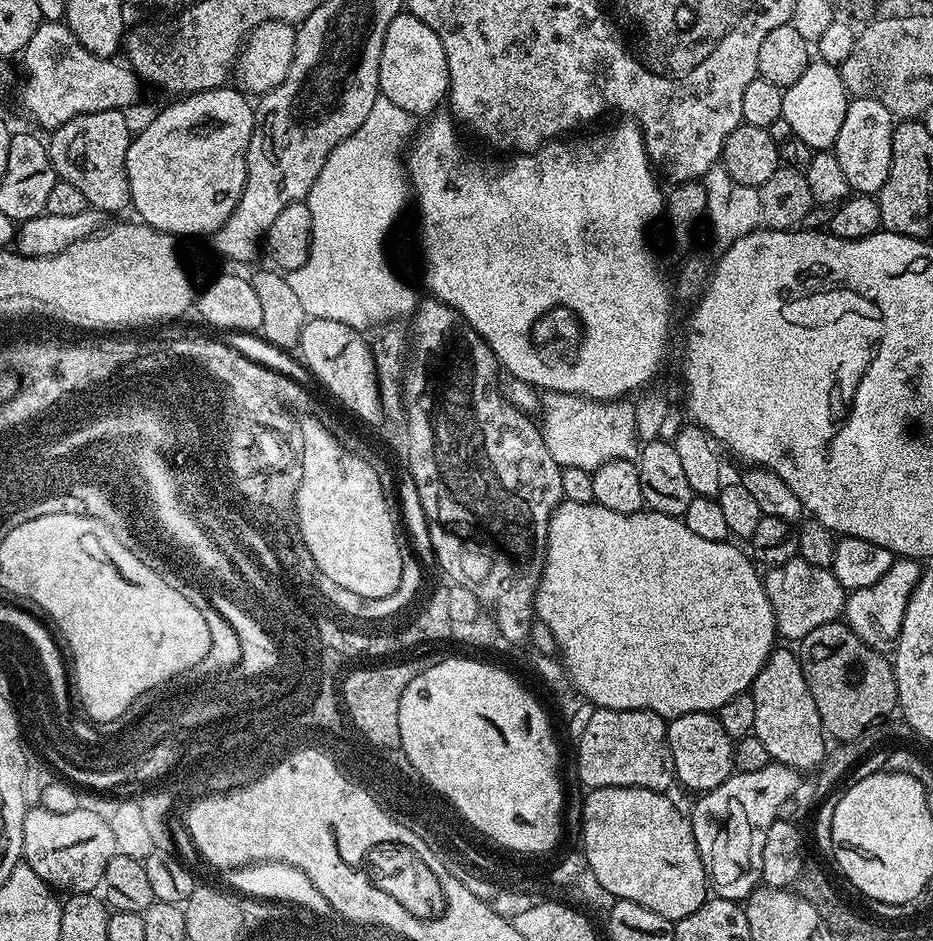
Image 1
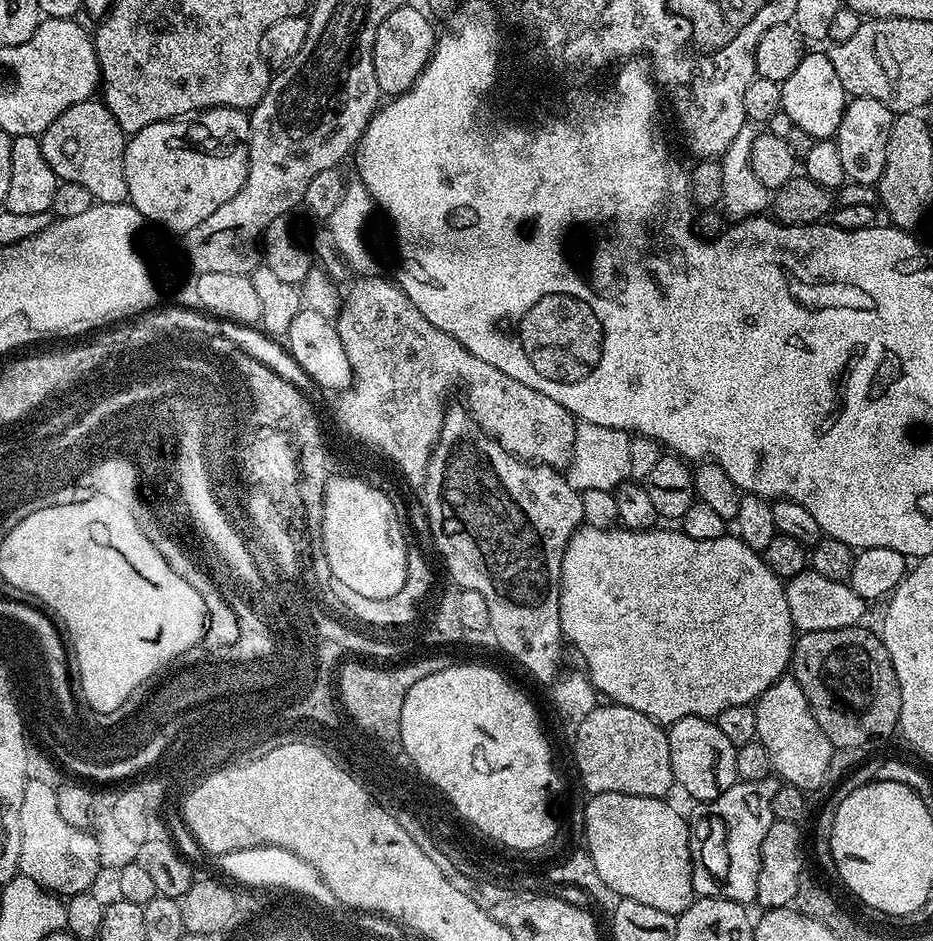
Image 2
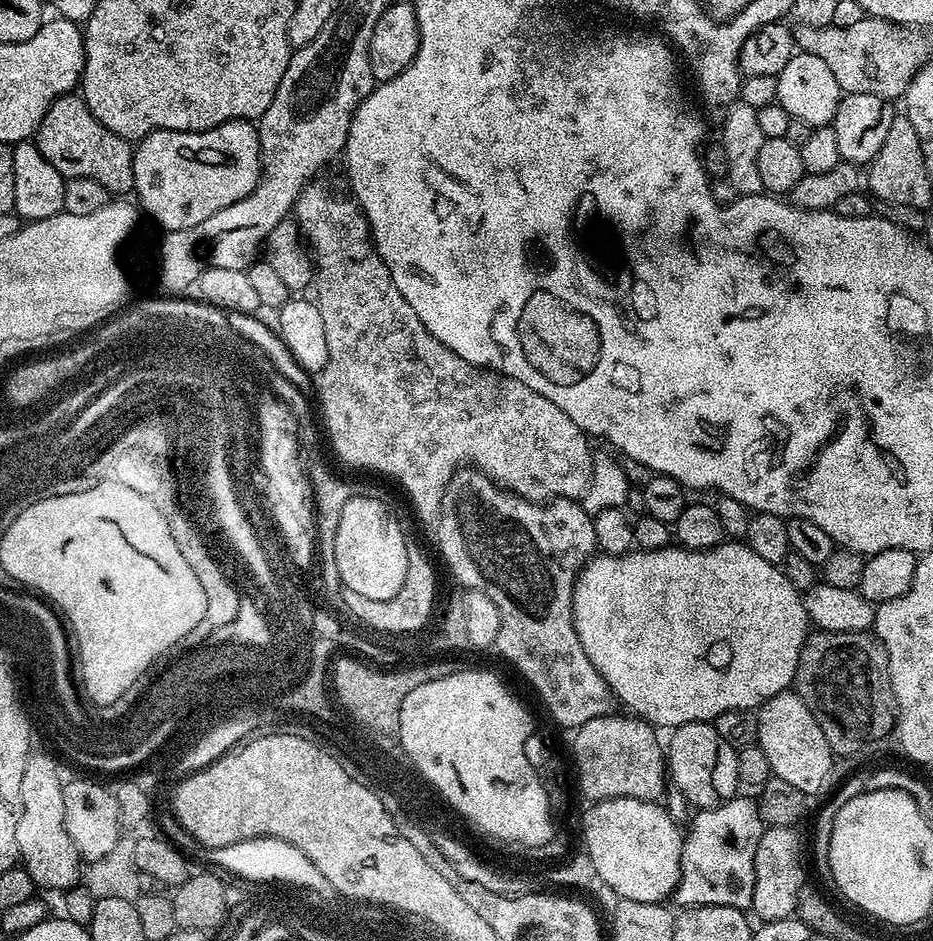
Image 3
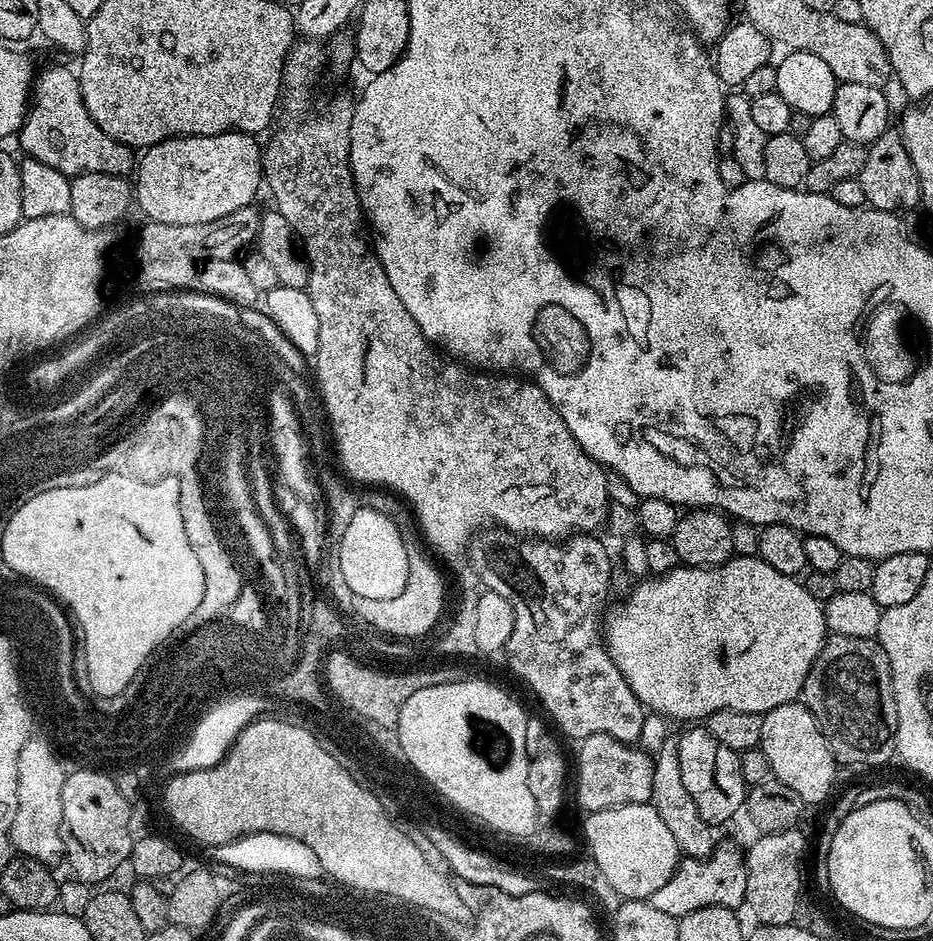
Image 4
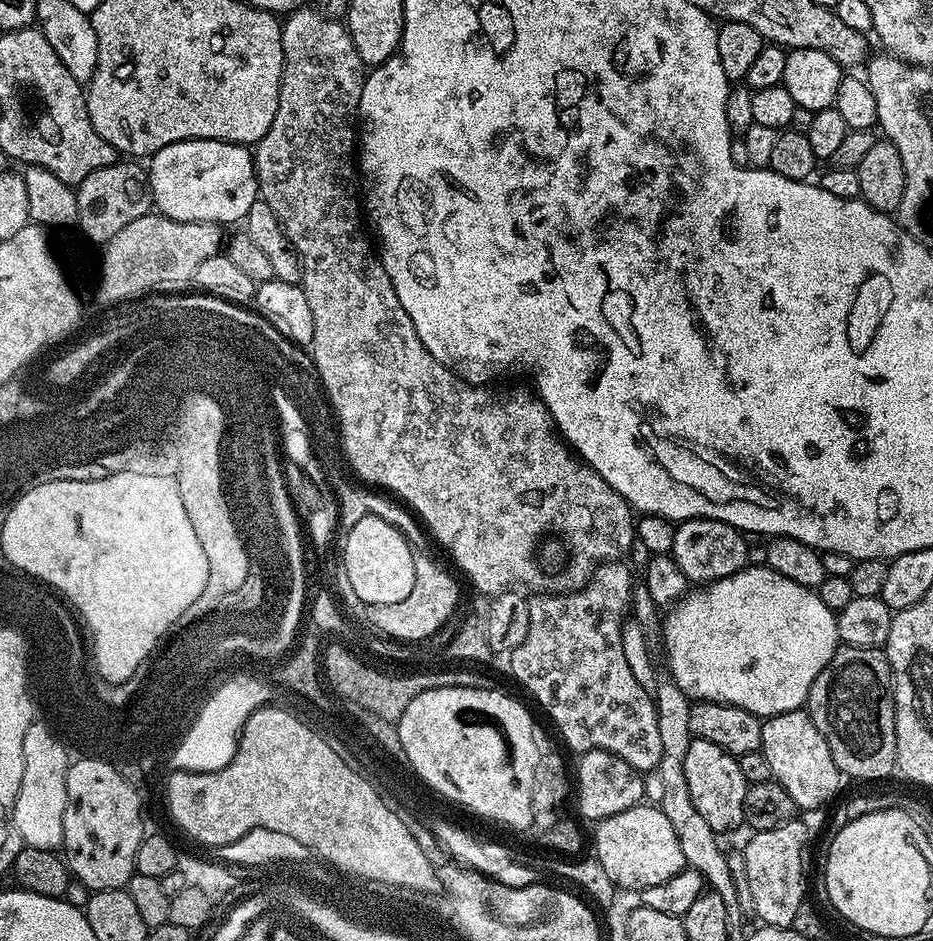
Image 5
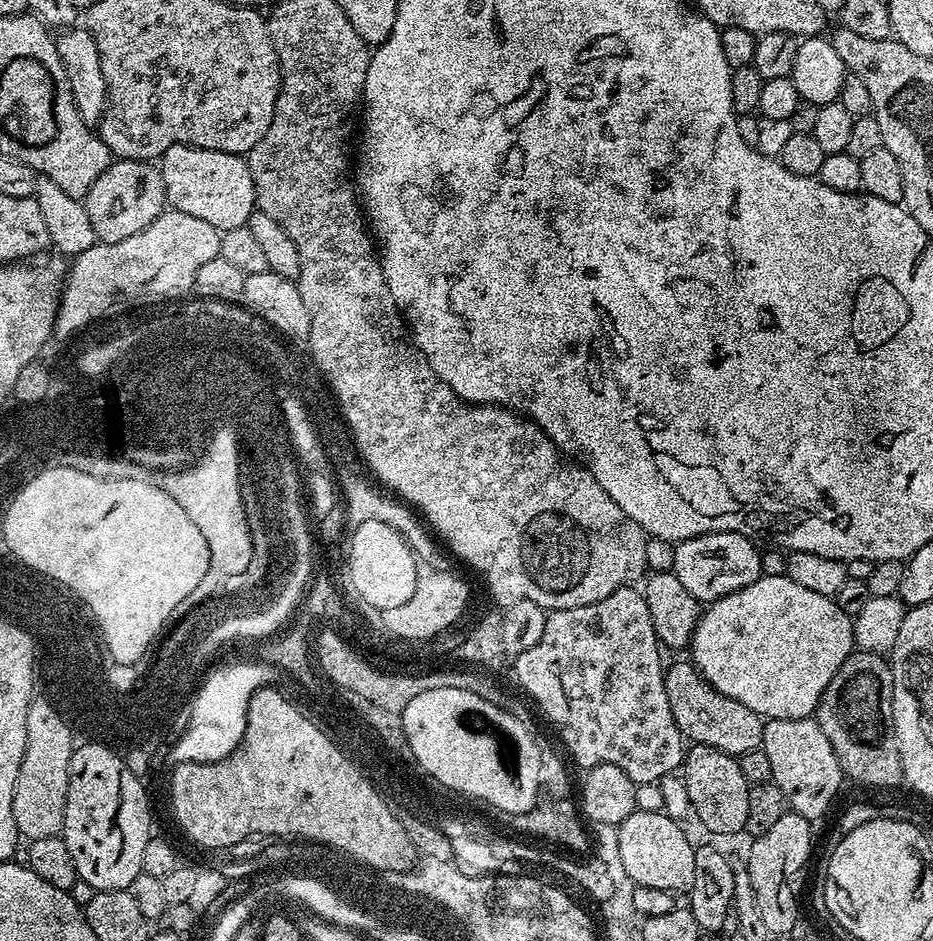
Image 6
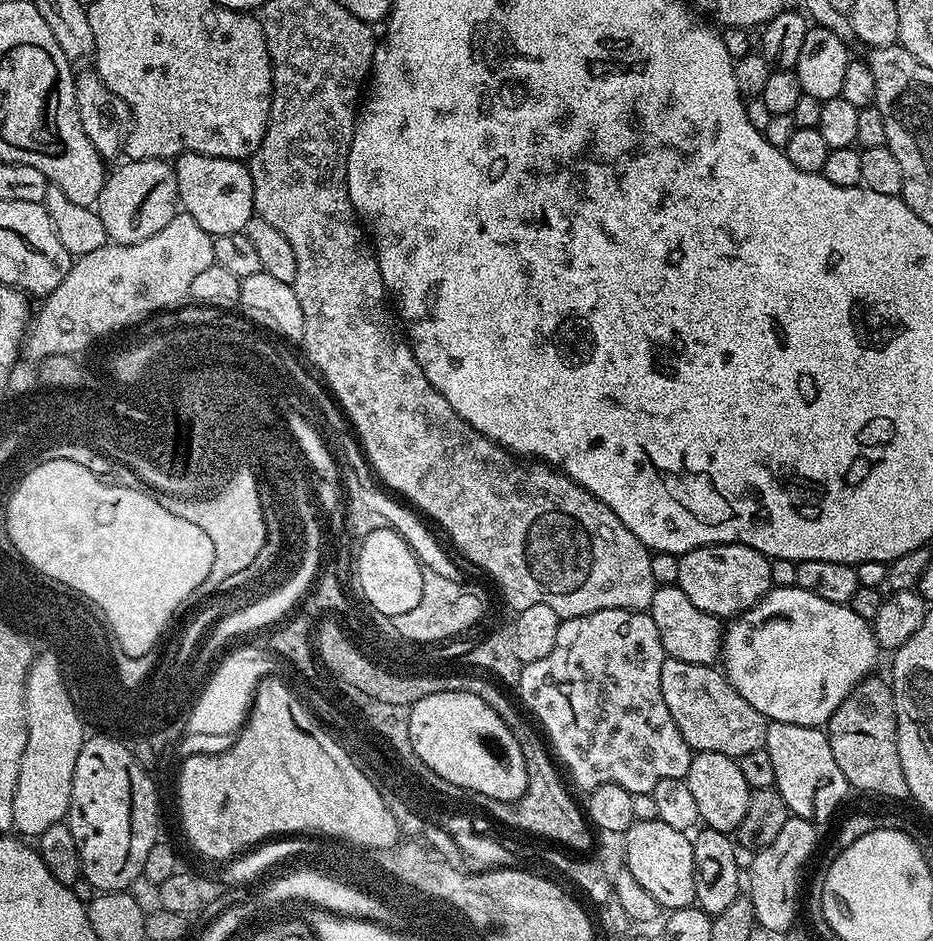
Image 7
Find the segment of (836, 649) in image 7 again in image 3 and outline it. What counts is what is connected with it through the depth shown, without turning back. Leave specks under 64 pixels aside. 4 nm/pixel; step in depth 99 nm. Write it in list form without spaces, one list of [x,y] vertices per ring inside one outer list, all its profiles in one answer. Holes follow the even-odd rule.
[[[725,542],[719,544],[717,548],[711,548],[703,552],[702,550],[690,550],[679,546],[669,546],[666,548],[650,548],[647,550],[633,550],[625,556],[606,556],[603,554],[593,555],[592,559],[585,564],[580,571],[580,576],[576,580],[574,586],[574,594],[572,595],[572,621],[574,622],[574,630],[578,634],[578,642],[582,642],[582,650],[586,654],[586,658],[590,658],[590,662],[594,662],[594,670],[598,670],[598,674],[602,674],[602,678],[610,686],[612,695],[616,697],[621,705],[625,704],[629,713],[635,714],[641,720],[648,721],[649,724],[657,729],[671,730],[681,728],[684,724],[699,724],[701,722],[715,722],[718,714],[726,714],[726,710],[742,710],[750,708],[759,709],[760,705],[765,704],[770,698],[774,698],[774,694],[779,692],[787,692],[793,687],[796,679],[796,671],[798,670],[798,658],[802,654],[802,646],[808,641],[810,635],[810,621],[806,610],[804,609],[804,597],[801,589],[794,587],[789,580],[784,577],[783,571],[777,565],[766,562],[766,558],[758,558],[758,554],[754,554],[754,550],[748,547],[744,542]]]

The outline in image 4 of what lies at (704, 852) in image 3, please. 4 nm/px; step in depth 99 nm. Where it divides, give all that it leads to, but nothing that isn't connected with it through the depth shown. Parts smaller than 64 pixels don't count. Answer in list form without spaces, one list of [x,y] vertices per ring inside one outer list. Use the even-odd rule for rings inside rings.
[[[717,847],[704,859],[684,858],[679,861],[666,886],[654,890],[651,904],[658,910],[677,918],[710,906],[739,909],[746,901],[745,853],[736,848]]]

